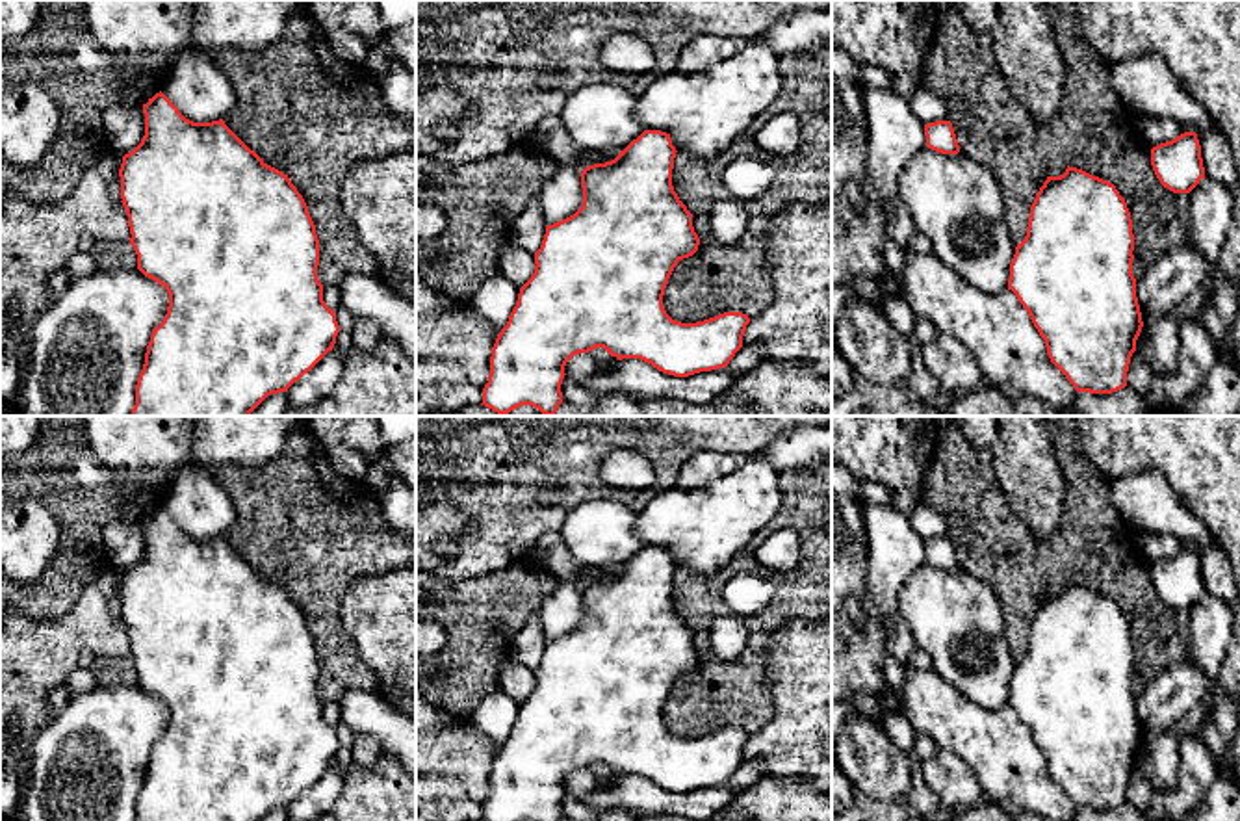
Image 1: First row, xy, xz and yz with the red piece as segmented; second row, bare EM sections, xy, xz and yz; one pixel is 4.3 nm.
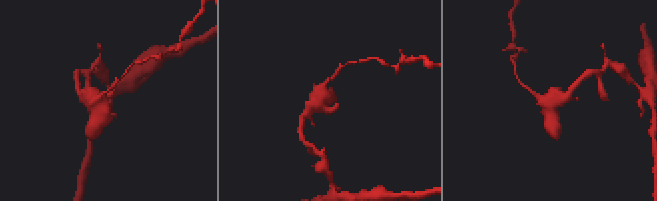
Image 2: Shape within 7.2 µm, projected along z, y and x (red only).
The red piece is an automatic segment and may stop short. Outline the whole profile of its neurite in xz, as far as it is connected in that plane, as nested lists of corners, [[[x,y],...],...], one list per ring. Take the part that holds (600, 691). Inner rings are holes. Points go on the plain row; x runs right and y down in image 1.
[[[644,546],[614,576],[583,585],[583,620],[574,632],[546,643],[535,669],[535,689],[520,704],[492,763],[481,821],[561,821],[566,778],[596,763],[618,776],[640,775],[674,793],[726,784],[743,763],[746,730],[724,728],[681,739],[663,723],[674,684],[700,661],[692,630],[672,602],[676,568],[670,550]]]

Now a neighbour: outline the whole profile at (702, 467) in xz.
[[[694,451],[676,474],[678,489],[704,487],[718,477],[739,470],[748,457],[726,451]]]

